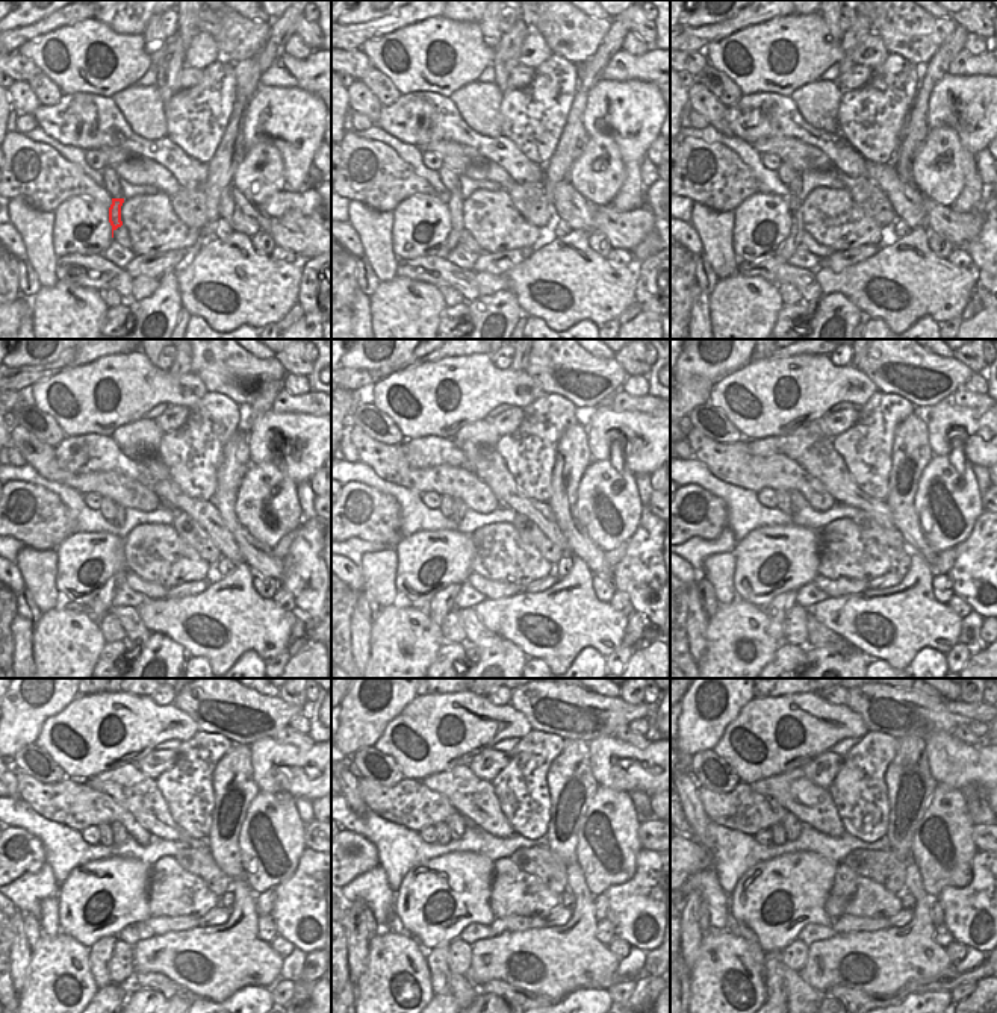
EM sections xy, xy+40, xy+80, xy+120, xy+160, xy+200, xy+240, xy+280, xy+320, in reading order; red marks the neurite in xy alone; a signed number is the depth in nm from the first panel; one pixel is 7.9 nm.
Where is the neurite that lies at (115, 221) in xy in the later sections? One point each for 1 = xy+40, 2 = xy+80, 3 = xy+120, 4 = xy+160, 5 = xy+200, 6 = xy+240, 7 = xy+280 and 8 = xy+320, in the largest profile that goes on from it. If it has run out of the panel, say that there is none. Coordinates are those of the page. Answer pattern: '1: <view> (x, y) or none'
1: xy+40 (456, 202)
2: xy+80 (795, 238)
3: xy+120 (102, 601)
4: xy+160 (442, 601)
5: xy+200 (781, 604)
6: xy+240 (100, 953)
7: xy+280 (436, 957)
8: xy+320 (773, 969)

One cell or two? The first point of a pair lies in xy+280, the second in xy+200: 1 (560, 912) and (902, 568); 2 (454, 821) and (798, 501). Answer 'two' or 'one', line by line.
1: two
2: one

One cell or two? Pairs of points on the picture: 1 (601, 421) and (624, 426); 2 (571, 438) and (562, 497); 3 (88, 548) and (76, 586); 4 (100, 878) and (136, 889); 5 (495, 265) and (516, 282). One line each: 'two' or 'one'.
1: one
2: one
3: one
4: one
5: two

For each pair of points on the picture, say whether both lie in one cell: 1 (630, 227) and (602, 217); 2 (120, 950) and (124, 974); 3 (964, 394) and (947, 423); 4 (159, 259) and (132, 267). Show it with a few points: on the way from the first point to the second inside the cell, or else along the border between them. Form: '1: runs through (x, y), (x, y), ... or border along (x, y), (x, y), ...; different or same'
1: runs through (624, 227), (608, 221); same
2: runs through (121, 956), (121, 968); same
3: border along (949, 400), (955, 405), (972, 406), (981, 411); different
4: runs through (153, 265), (138, 265); same

